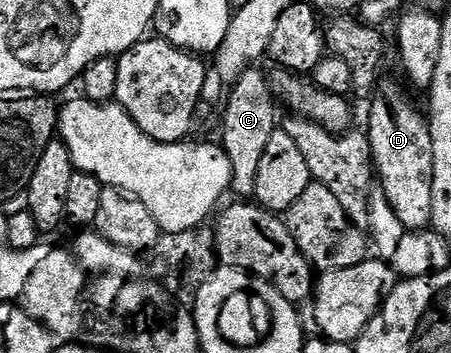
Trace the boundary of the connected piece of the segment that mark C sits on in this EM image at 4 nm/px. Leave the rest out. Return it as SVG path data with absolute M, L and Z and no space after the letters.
M258 66L251 67L245 73L241 73L239 80L230 87L226 96L223 107L223 139L221 146L224 153L229 157L231 166L231 191L239 194L239 197L251 197L255 193L255 178L257 169L261 166L261 156L265 154L265 145L269 145L269 137L277 130L277 119L275 123L275 107L277 100L275 92L271 90L271 80L266 74L259 72Z

